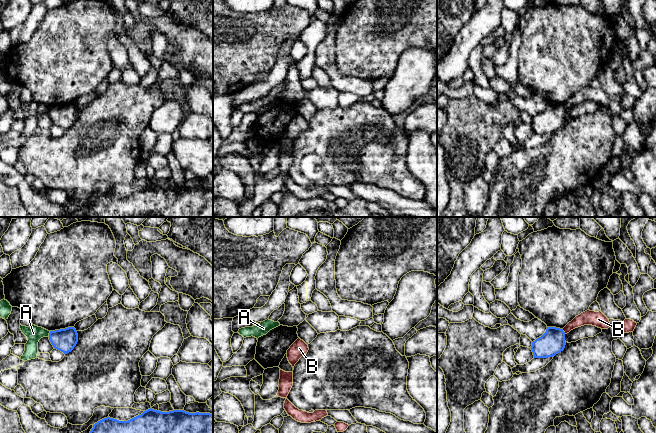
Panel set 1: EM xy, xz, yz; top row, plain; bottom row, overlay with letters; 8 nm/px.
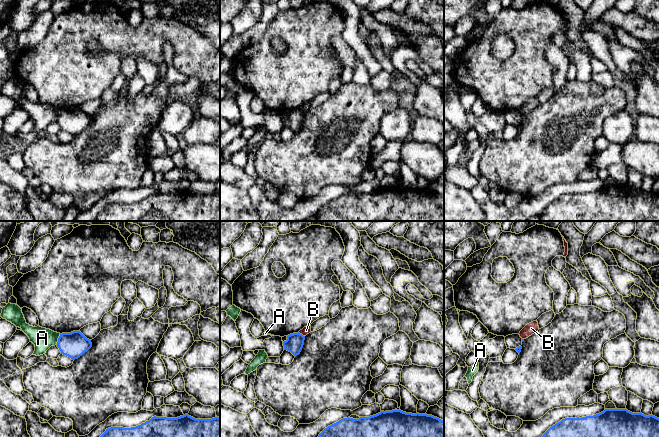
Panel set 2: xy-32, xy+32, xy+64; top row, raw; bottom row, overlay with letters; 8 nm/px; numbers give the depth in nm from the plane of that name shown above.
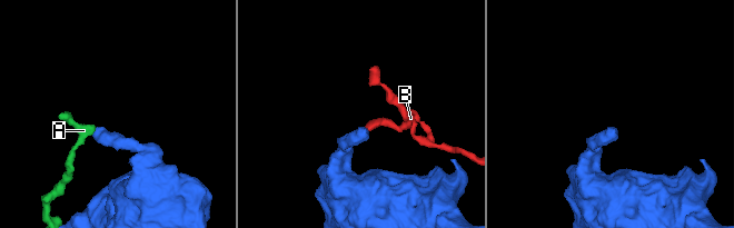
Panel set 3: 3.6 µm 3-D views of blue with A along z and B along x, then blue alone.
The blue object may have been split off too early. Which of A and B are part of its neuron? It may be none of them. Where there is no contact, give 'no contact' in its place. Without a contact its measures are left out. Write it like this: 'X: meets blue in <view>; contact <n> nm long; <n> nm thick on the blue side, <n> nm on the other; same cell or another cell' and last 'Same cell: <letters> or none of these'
A: meets blue in xy; contact 50 nm long; 190 nm thick on the blue side, 130 nm on the other; another cell
B: meets blue in yz; contact 50 nm long; 200 nm thick on the blue side, 120 nm on the other; another cell
Same cell: none of these

